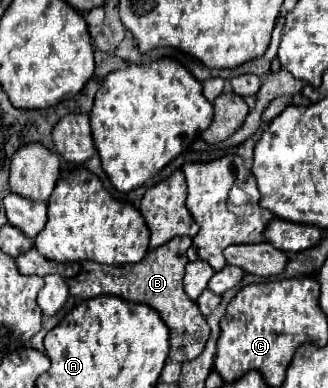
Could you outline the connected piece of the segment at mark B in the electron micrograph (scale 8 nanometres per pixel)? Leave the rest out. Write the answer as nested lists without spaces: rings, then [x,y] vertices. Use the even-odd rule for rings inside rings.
[[[176,236],[164,246],[150,250],[144,256],[144,260],[136,264],[124,264],[124,266],[102,266],[96,262],[84,260],[80,262],[80,274],[76,274],[74,278],[68,278],[66,284],[70,288],[70,294],[76,298],[88,300],[100,294],[112,294],[112,296],[120,296],[130,302],[142,302],[154,308],[170,330],[170,360],[172,362],[192,360],[200,356],[200,352],[204,350],[210,336],[210,326],[206,318],[200,314],[196,302],[190,300],[182,290],[184,266],[188,262],[186,248],[190,248],[190,244],[192,244],[190,236]]]

